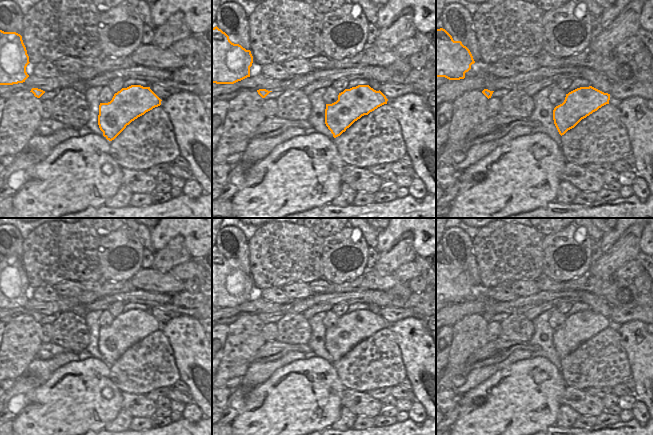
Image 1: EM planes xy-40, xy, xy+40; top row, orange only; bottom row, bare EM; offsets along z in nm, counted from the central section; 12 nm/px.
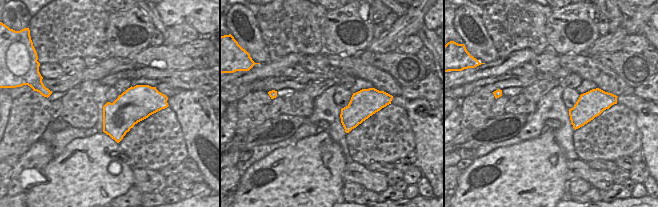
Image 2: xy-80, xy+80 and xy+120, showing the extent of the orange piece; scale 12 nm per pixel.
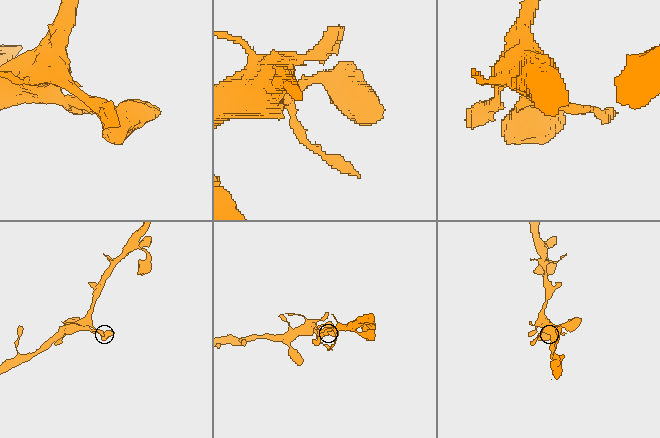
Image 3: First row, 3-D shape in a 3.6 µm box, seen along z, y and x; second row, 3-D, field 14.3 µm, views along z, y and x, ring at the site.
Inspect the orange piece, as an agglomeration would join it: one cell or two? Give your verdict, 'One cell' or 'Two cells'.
One cell.

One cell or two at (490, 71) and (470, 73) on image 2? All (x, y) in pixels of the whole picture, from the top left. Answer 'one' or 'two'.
one

